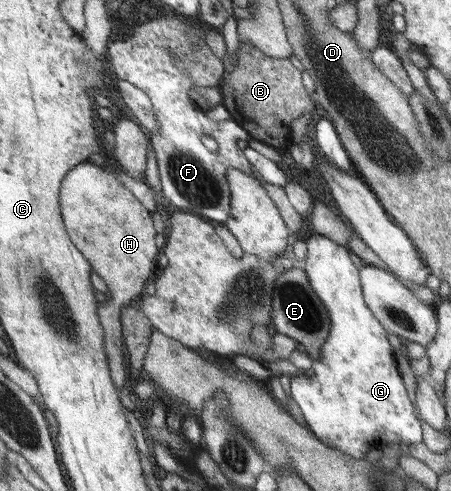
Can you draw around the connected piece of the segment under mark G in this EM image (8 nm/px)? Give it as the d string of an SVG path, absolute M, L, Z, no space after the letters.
M314 234L306 242L308 257L300 263L301 268L306 271L315 292L327 307L332 322L329 339L321 348L321 359L313 360L311 365L313 374L301 374L291 378L291 398L303 412L308 428L325 446L336 448L355 460L365 458L372 446L397 444L401 441L407 445L421 442L421 423L397 372L397 362L393 358L393 348L389 346L385 328L375 318L366 302L363 302L359 271L351 261L350 249L343 248L343 245L339 246L330 238L319 234Z

